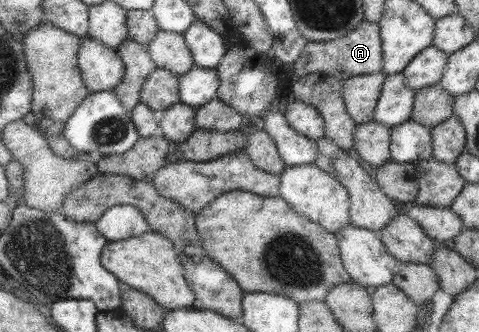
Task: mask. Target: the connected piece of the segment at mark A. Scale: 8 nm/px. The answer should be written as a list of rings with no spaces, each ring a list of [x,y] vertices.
[[[363,20],[354,31],[346,36],[340,36],[325,42],[307,41],[300,55],[293,61],[296,77],[314,72],[323,72],[343,81],[355,75],[378,73],[382,69],[381,39],[377,22]]]

